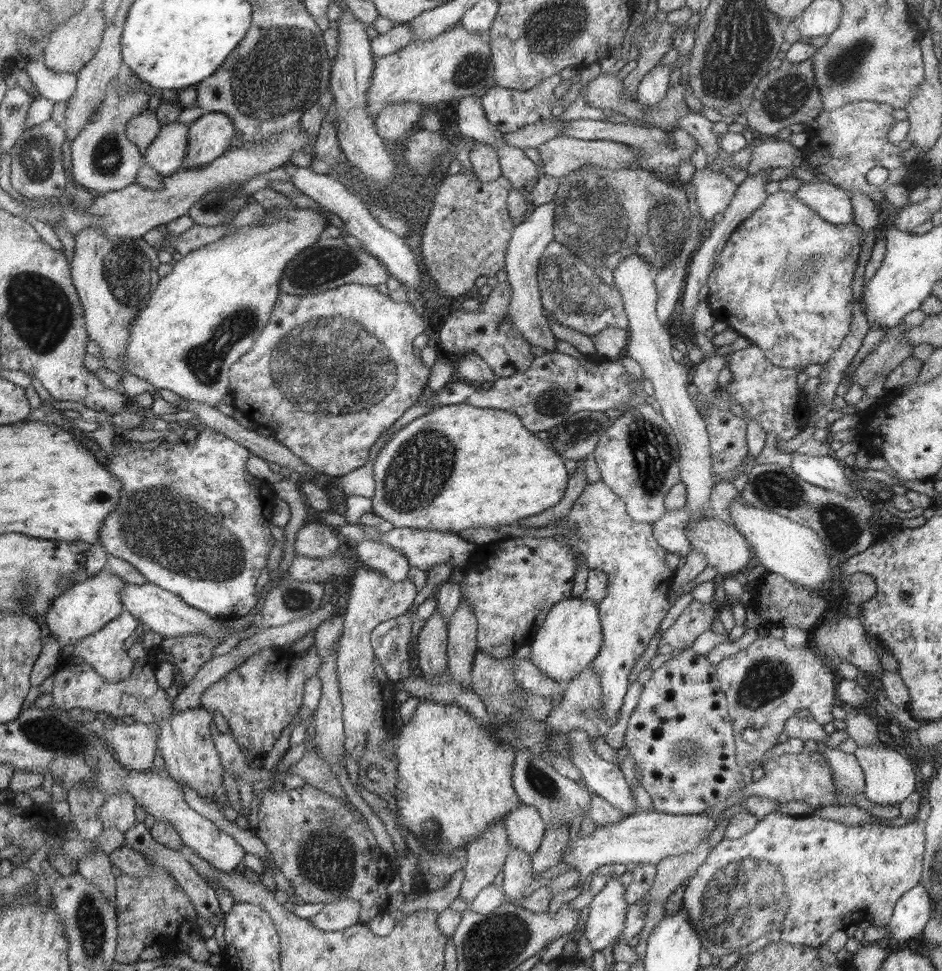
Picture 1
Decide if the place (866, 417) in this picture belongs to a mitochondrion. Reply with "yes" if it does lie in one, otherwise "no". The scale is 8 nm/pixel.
no

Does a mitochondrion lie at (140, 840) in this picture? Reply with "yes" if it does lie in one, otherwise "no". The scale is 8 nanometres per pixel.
no

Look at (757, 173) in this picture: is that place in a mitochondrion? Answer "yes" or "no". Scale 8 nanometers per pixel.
no

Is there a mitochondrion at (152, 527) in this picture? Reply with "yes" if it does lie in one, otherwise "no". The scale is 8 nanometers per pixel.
yes

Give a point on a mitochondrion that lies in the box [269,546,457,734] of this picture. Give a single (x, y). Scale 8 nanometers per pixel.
(295, 599)

